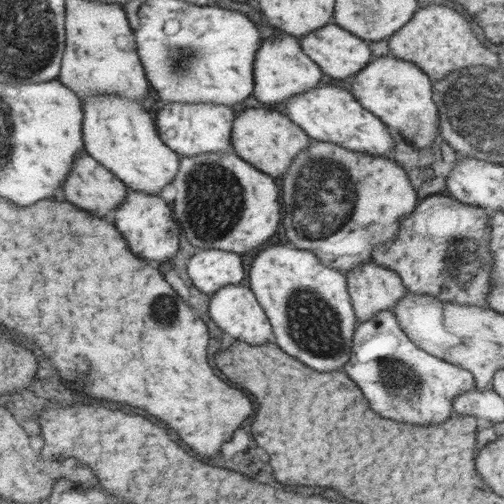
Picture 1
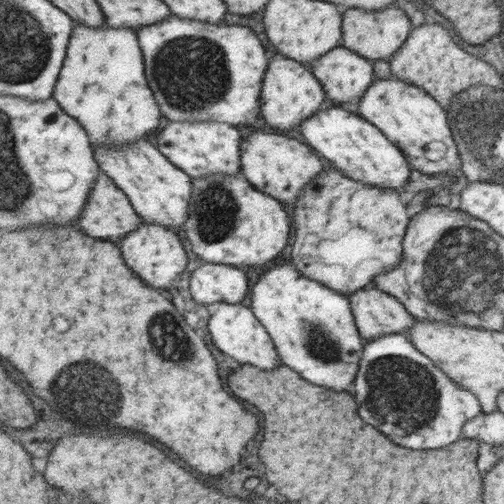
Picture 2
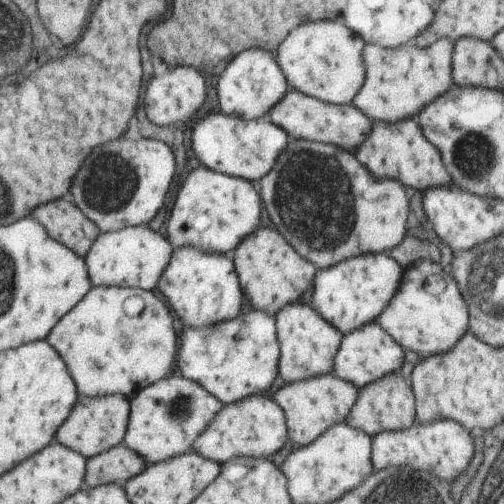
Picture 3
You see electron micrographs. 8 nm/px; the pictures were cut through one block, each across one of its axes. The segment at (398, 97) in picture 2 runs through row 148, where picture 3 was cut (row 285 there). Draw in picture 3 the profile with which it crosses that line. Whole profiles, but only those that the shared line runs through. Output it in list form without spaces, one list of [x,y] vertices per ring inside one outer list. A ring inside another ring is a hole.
[[[415,262],[407,270],[403,270],[401,286],[383,314],[375,320],[399,346],[413,350],[421,360],[447,354],[457,342],[465,336],[467,330],[467,306],[453,282],[453,278],[445,276],[443,270],[431,262]],[[433,276],[433,290],[429,288],[429,280]],[[441,296],[441,300],[437,300]]]

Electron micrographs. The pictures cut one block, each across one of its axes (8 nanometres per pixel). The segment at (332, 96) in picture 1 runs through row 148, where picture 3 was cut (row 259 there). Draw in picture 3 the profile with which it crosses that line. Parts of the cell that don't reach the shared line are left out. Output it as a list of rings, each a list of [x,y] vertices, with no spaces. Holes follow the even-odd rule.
[[[367,254],[345,260],[315,276],[315,294],[311,294],[311,308],[323,316],[343,336],[373,324],[389,302],[395,298],[403,278],[403,268],[385,254]]]

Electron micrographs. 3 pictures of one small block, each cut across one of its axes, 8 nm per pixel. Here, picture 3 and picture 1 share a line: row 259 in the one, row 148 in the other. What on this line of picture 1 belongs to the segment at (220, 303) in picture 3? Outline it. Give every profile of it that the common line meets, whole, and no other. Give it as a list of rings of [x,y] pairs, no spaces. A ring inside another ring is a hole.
[[[171,100],[155,106],[155,124],[163,142],[179,156],[197,156],[203,152],[227,152],[229,132],[233,132],[233,112],[221,104],[171,104]]]

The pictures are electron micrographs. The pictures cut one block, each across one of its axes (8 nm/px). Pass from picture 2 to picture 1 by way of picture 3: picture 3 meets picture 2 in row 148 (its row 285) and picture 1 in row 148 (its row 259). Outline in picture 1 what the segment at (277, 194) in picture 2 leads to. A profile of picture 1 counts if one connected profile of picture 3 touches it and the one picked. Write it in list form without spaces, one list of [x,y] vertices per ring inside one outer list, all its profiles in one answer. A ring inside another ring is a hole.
[[[259,106],[259,108],[245,108],[239,110],[239,116],[233,122],[233,132],[231,140],[235,146],[235,154],[243,158],[245,162],[253,164],[261,172],[277,178],[287,172],[295,156],[309,146],[311,138],[295,124],[291,118],[281,108],[271,108],[271,106]]]

